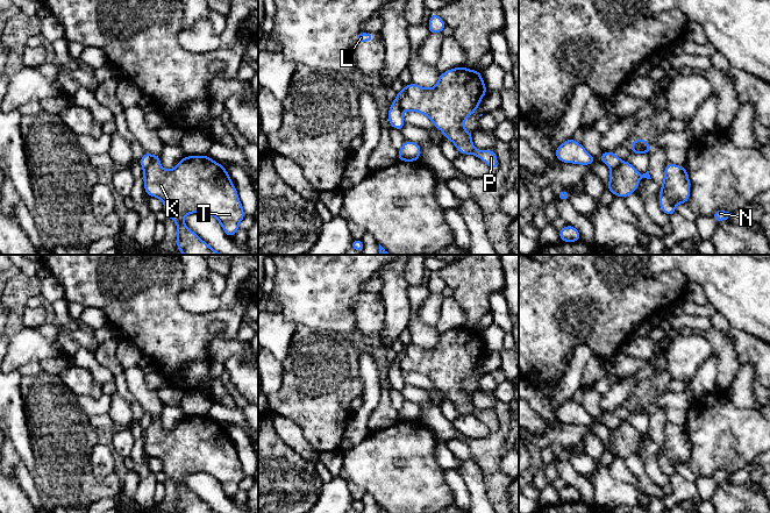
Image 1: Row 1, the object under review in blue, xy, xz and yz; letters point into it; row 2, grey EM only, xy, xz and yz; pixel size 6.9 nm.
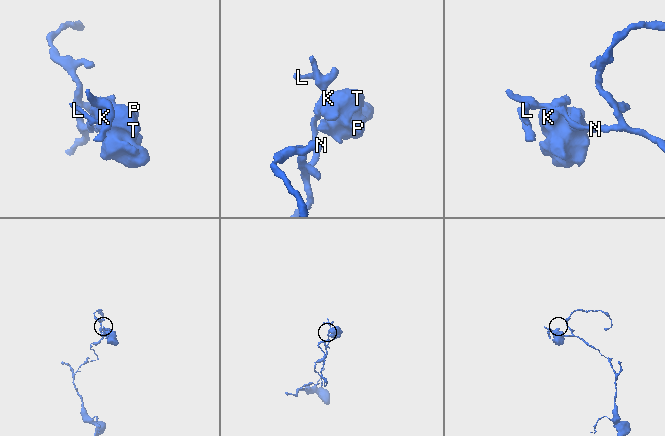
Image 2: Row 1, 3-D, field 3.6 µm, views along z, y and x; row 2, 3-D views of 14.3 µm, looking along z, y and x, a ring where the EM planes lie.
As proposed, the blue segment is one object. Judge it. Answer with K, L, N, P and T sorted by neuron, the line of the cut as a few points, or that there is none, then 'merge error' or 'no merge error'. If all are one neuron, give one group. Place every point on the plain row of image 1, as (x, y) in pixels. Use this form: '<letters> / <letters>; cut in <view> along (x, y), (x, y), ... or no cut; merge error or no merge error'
K P T / L N; cut in xz along (405, 348), (405, 355), (400, 360), (400, 370); merge error

